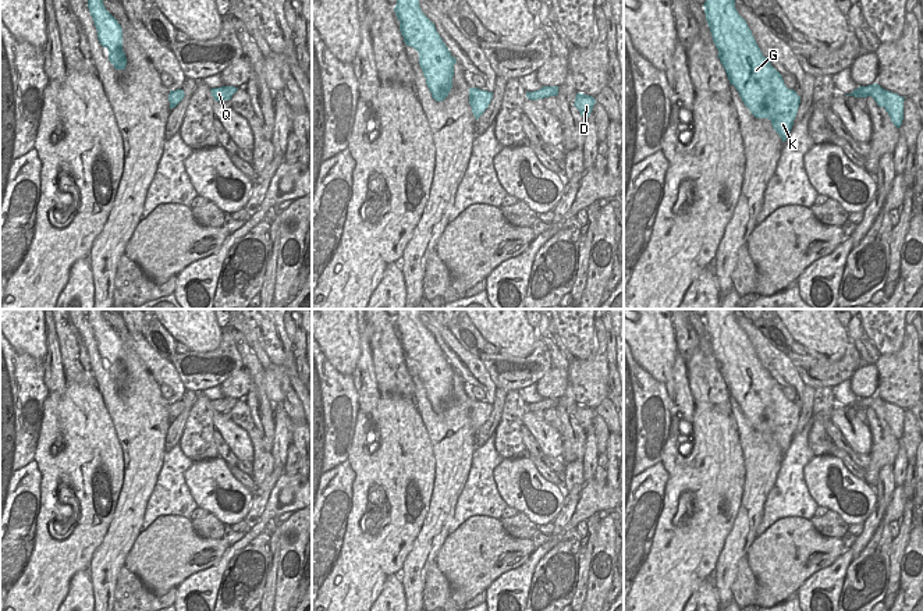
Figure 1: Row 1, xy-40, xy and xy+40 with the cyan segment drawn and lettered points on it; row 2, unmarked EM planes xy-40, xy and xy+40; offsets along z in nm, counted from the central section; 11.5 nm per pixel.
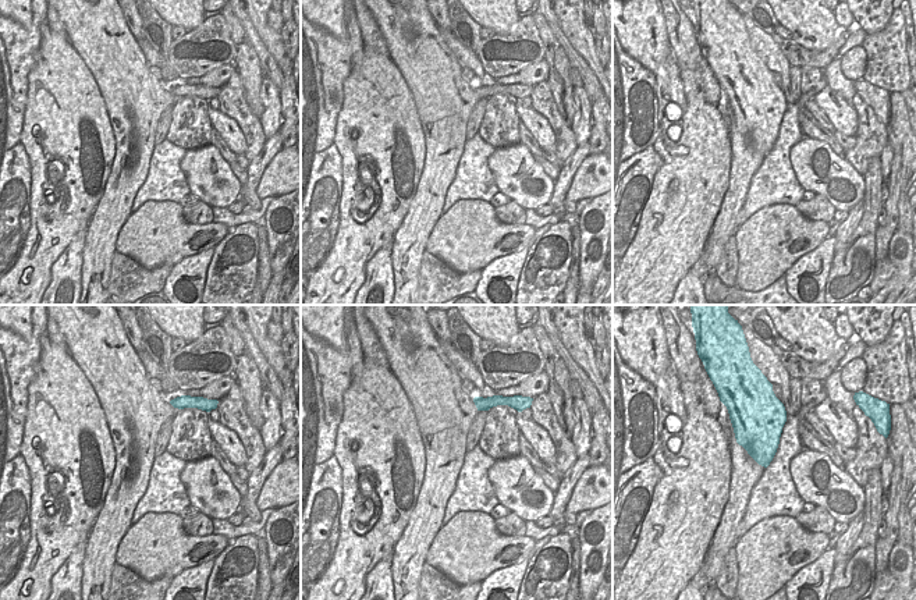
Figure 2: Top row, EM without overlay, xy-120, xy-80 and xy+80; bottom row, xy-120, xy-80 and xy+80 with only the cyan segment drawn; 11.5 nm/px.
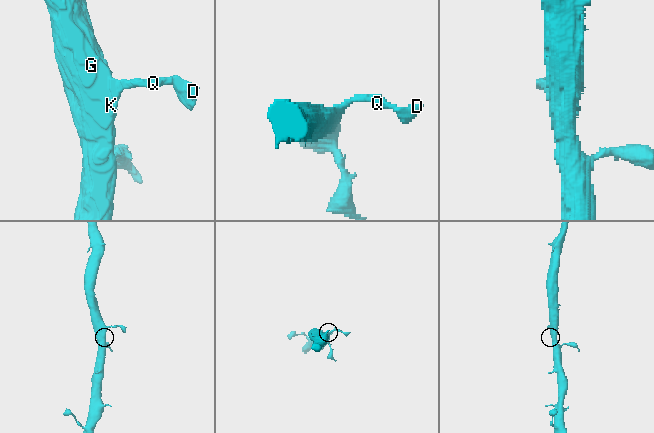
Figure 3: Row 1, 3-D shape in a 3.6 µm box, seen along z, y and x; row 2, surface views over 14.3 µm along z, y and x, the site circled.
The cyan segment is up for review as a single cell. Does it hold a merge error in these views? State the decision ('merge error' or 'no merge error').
no merge error

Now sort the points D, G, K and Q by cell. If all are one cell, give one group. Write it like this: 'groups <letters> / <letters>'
groups D G K Q

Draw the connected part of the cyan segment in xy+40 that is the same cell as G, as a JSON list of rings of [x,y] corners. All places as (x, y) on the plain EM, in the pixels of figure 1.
[[[706,309],[703,316],[718,370],[729,395],[735,398],[745,418],[756,430],[768,430],[775,444],[785,454],[791,445],[800,408],[785,398],[782,387],[763,367],[746,333],[738,326],[735,312],[736,309]]]

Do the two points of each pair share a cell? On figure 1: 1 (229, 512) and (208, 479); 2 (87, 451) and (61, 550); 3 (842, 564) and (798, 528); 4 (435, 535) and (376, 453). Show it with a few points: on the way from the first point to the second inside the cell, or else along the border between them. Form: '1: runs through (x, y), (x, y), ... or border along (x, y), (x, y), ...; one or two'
1: runs through (219, 507), (208, 493), (208, 489); one
2: runs through (89, 476), (89, 522), (87, 525); one
3: border along (845, 550), (829, 565), (809, 576); two
4: border along (433, 487), (426, 517), (411, 549); two

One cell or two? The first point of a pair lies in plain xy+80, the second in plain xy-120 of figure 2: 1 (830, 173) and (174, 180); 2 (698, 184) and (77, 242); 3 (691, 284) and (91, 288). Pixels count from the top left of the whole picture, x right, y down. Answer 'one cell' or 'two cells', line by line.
1: two cells
2: two cells
3: two cells

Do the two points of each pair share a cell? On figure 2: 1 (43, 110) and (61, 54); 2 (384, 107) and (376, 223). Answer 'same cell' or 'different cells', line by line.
1: same cell
2: same cell

